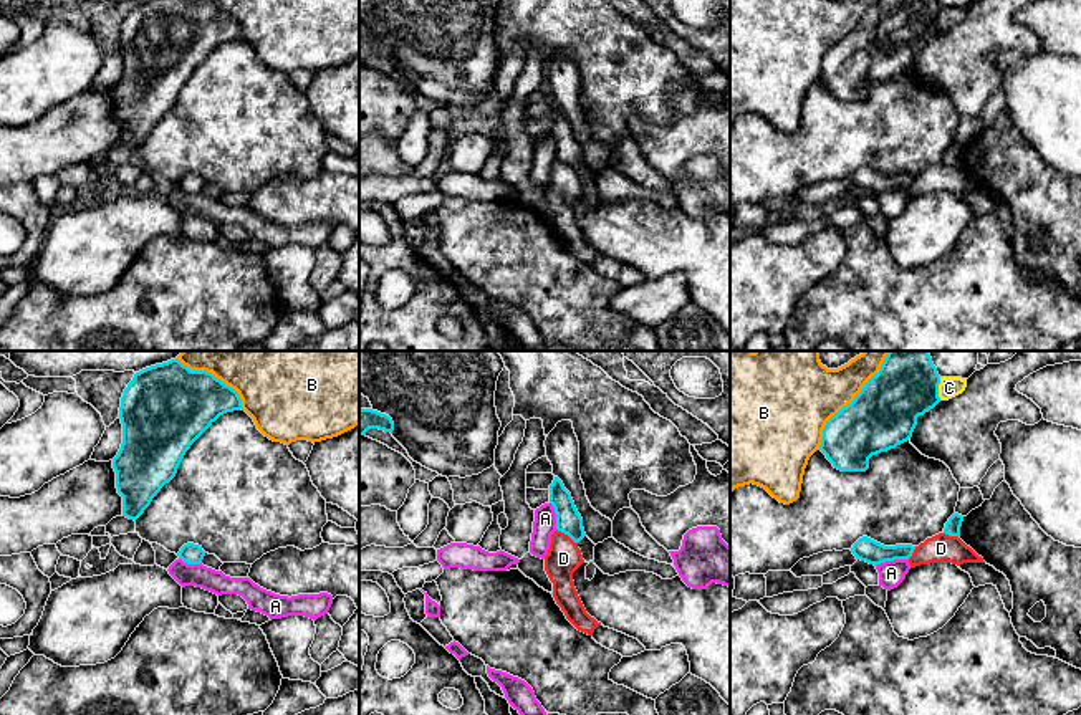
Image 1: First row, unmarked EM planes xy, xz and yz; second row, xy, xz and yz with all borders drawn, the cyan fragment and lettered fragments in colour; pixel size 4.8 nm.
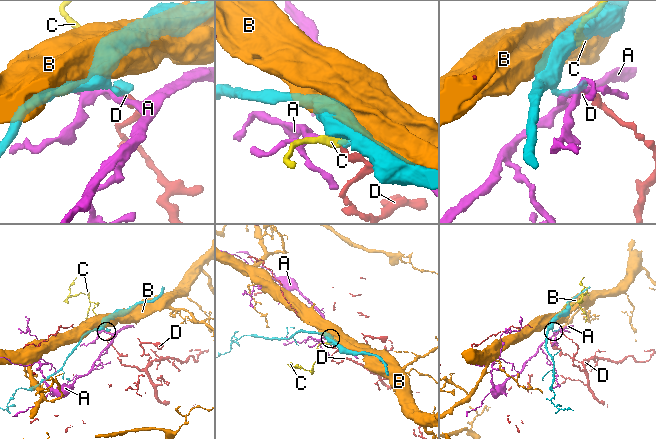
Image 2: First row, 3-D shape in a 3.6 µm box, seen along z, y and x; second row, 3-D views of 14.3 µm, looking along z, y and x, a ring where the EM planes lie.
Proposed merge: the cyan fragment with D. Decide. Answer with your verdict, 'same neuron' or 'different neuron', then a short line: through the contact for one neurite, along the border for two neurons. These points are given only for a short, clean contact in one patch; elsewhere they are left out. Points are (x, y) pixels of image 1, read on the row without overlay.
different neuron; line xz (557, 158), (576, 172)

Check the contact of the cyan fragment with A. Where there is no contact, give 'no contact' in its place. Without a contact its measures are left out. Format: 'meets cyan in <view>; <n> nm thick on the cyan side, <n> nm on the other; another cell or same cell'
meets cyan in yz; 120 nm thick on the cyan side, 130 nm on the other; another cell

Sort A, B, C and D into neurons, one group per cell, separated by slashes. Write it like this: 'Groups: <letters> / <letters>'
Groups: A / B / C / D

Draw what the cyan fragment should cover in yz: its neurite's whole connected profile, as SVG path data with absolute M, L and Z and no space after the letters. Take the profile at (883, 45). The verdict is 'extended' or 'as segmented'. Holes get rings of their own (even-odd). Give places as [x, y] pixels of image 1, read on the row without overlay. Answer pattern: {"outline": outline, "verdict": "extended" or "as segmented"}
{"outline": "M879 0L851 33L826 51L819 79L841 101L866 101L872 84L896 78L912 66L917 46L940 31L939 13L937 0Z", "verdict": "as segmented"}

